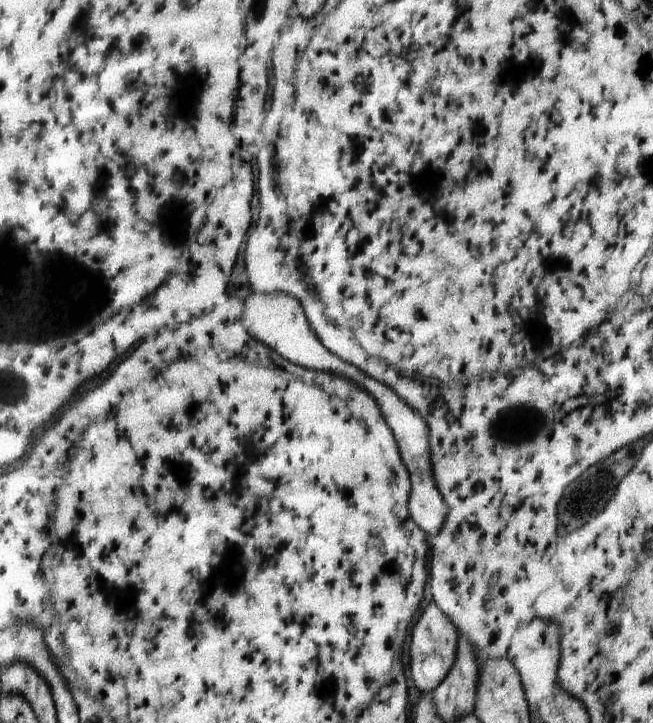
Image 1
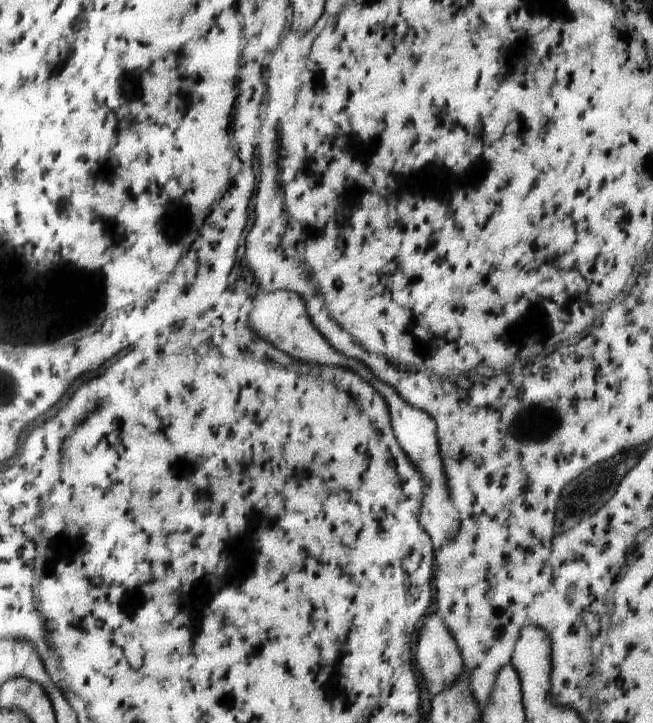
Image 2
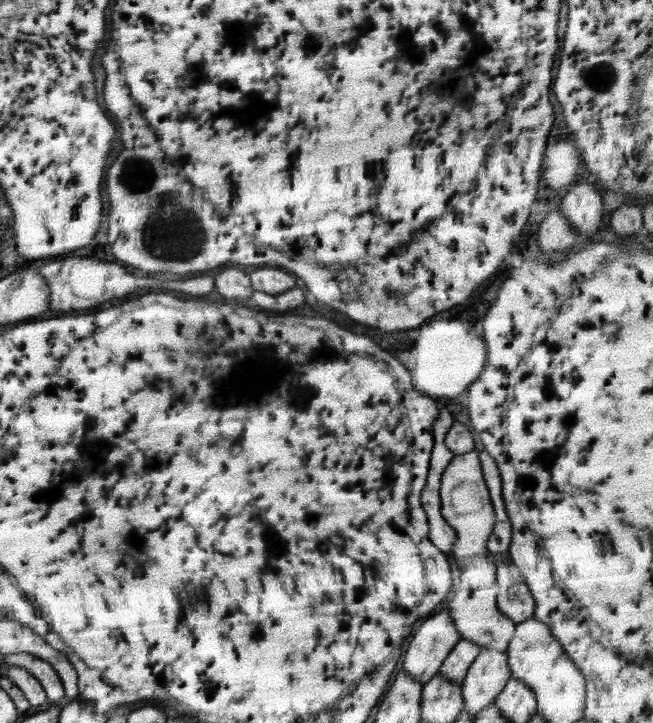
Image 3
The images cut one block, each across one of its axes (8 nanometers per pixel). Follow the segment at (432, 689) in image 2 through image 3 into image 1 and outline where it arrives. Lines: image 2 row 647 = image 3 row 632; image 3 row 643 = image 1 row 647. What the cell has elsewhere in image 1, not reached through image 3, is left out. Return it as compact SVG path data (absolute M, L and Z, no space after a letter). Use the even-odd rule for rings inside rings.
M431 602L426 606L412 630L410 645L410 672L416 687L421 692L432 692L448 676L456 662L456 644L458 644L457 630L448 616Z

